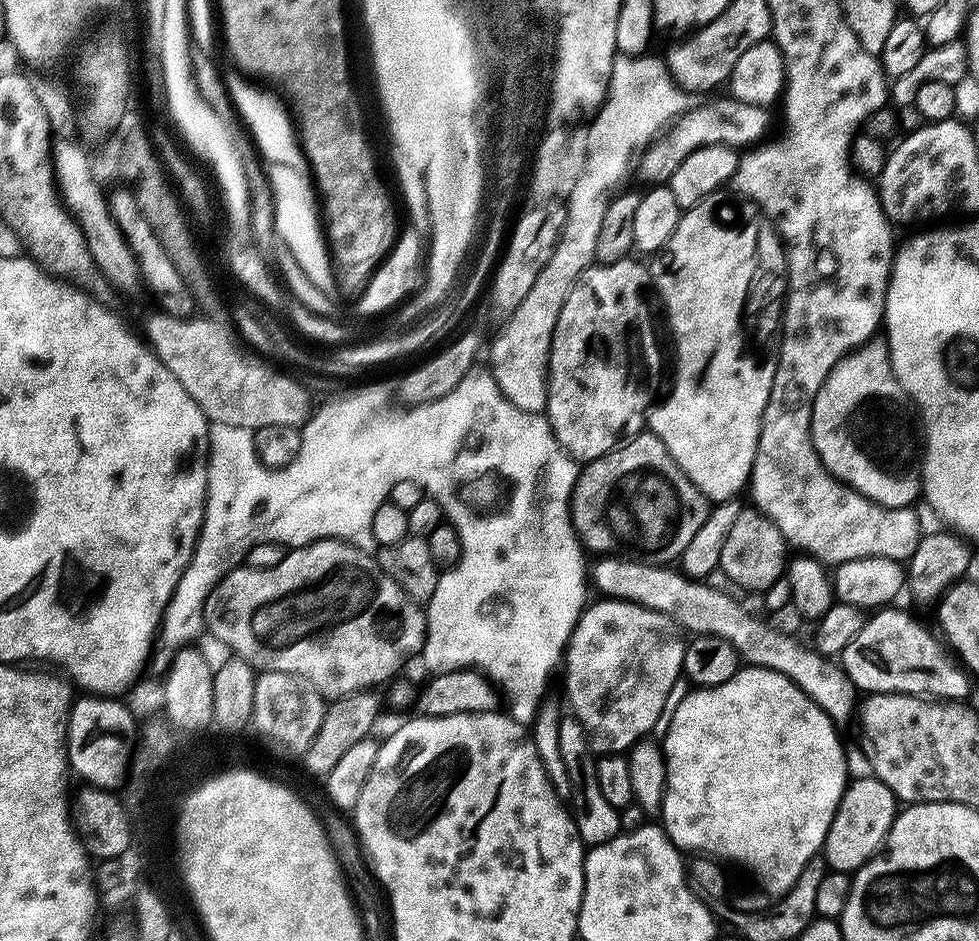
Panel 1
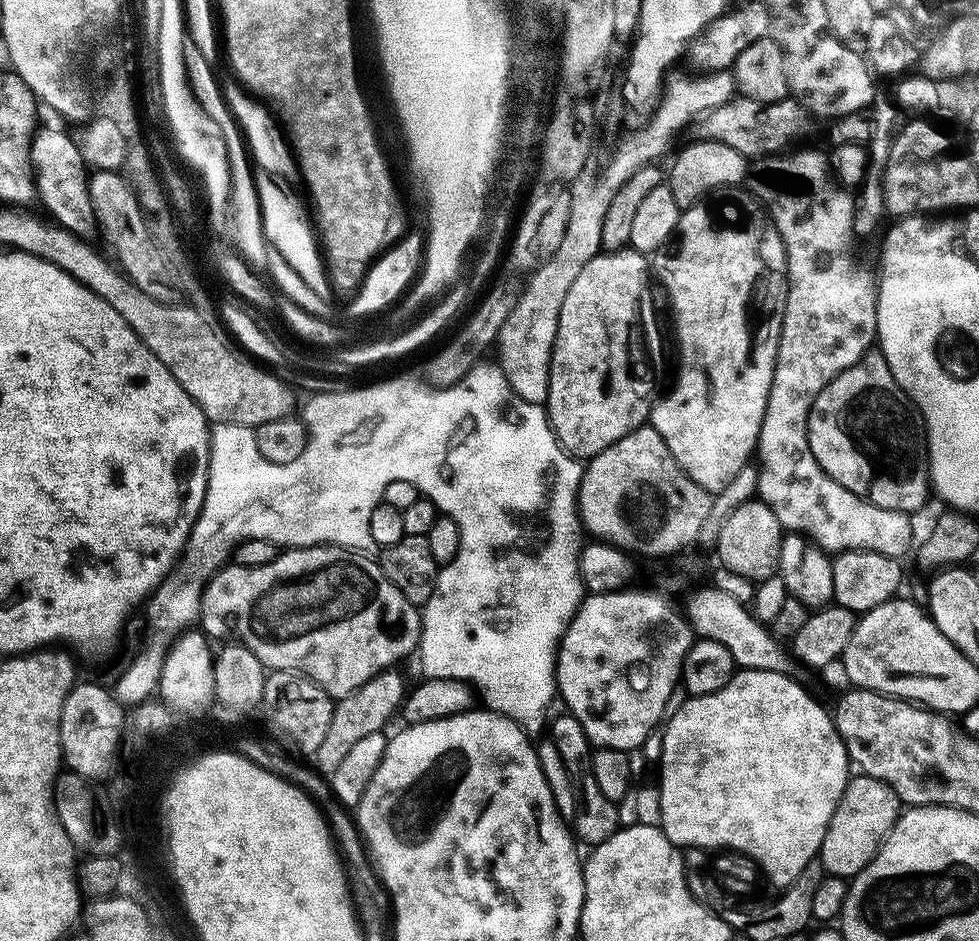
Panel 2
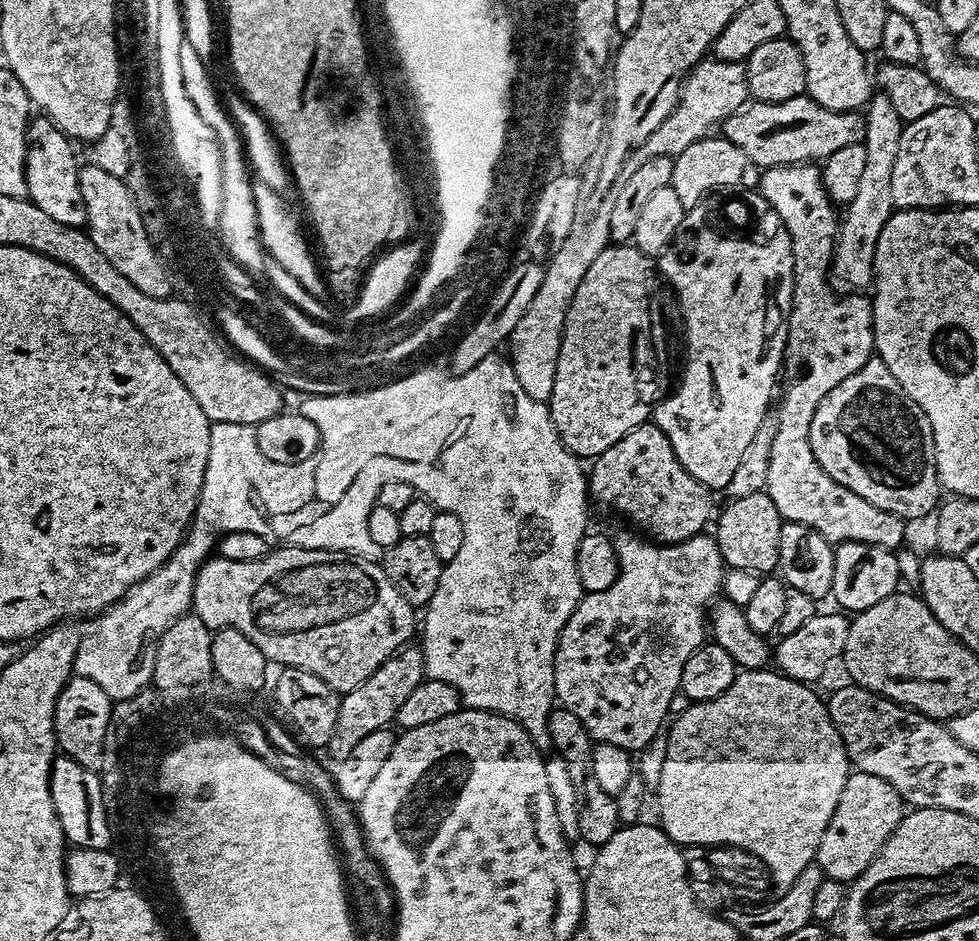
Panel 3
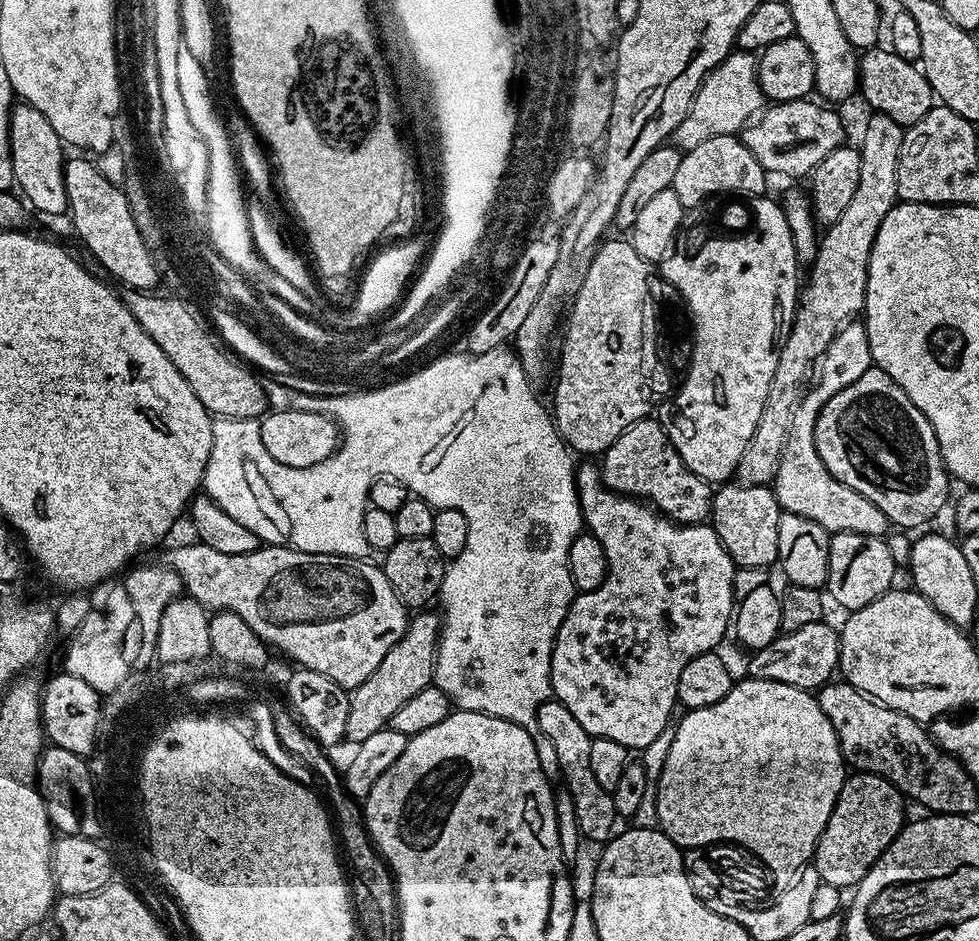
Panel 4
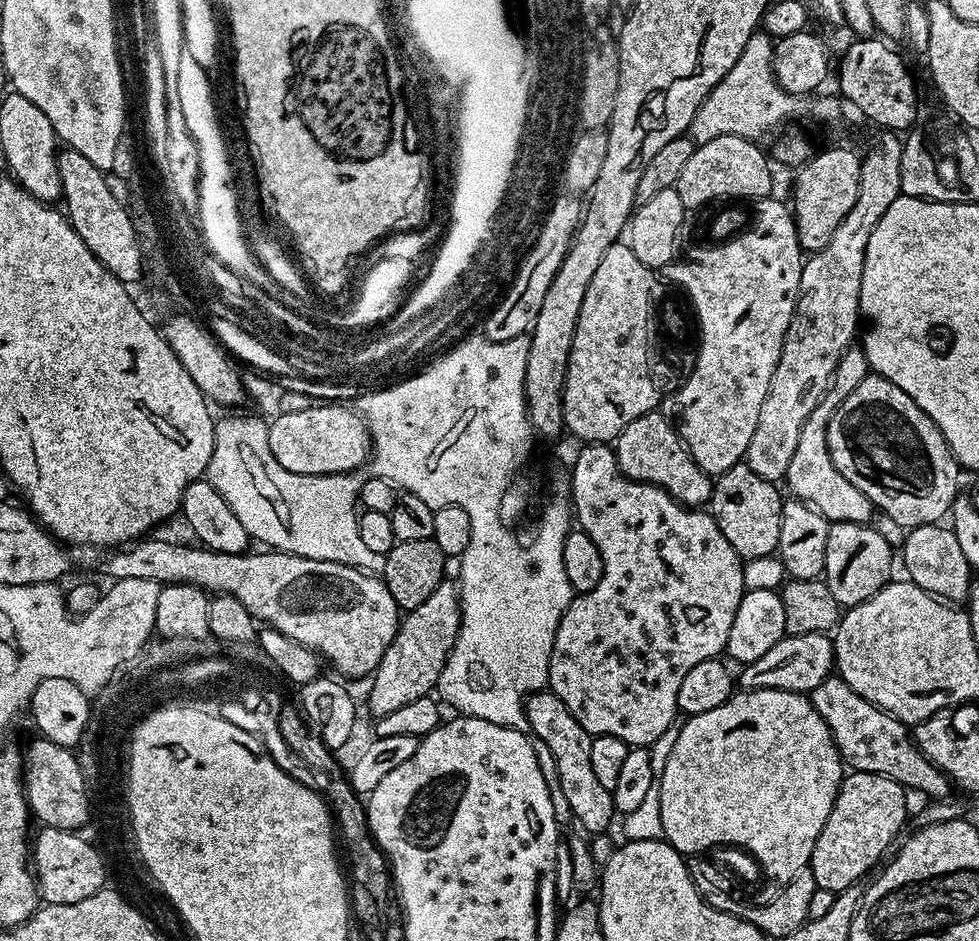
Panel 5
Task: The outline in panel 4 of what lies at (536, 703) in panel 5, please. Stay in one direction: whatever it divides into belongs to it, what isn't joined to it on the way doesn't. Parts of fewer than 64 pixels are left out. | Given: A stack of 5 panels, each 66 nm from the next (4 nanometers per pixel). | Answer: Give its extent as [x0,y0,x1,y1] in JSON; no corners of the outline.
[536,698,618,846]

